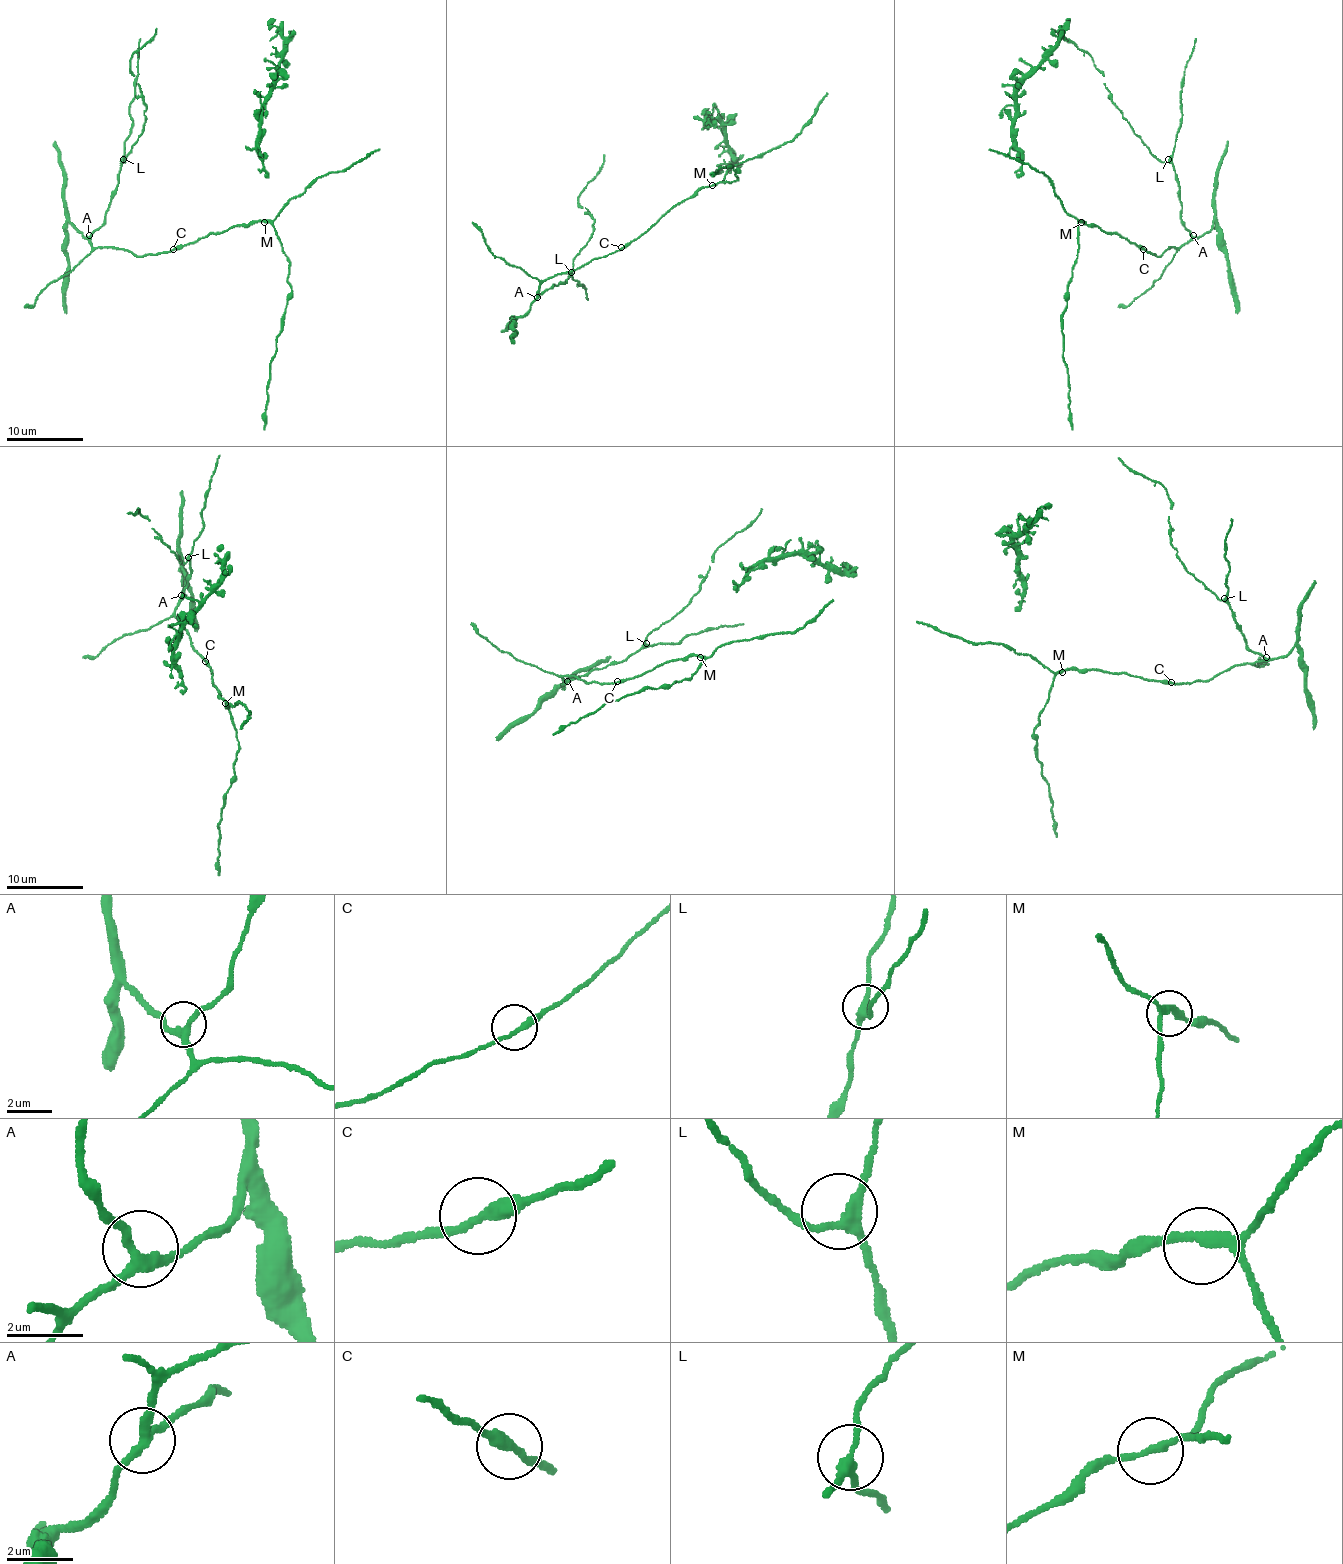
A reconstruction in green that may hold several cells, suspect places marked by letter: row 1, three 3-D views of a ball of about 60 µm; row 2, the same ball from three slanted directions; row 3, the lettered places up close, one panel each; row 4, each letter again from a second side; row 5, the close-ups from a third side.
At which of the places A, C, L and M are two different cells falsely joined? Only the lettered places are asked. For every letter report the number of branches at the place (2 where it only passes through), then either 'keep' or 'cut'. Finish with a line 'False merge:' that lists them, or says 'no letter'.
A: 3 branches meet; keep
C: 2 branches meet; keep
L: 3 branches meet; keep
M: 3 branches meet; keep
False merge: no letter

